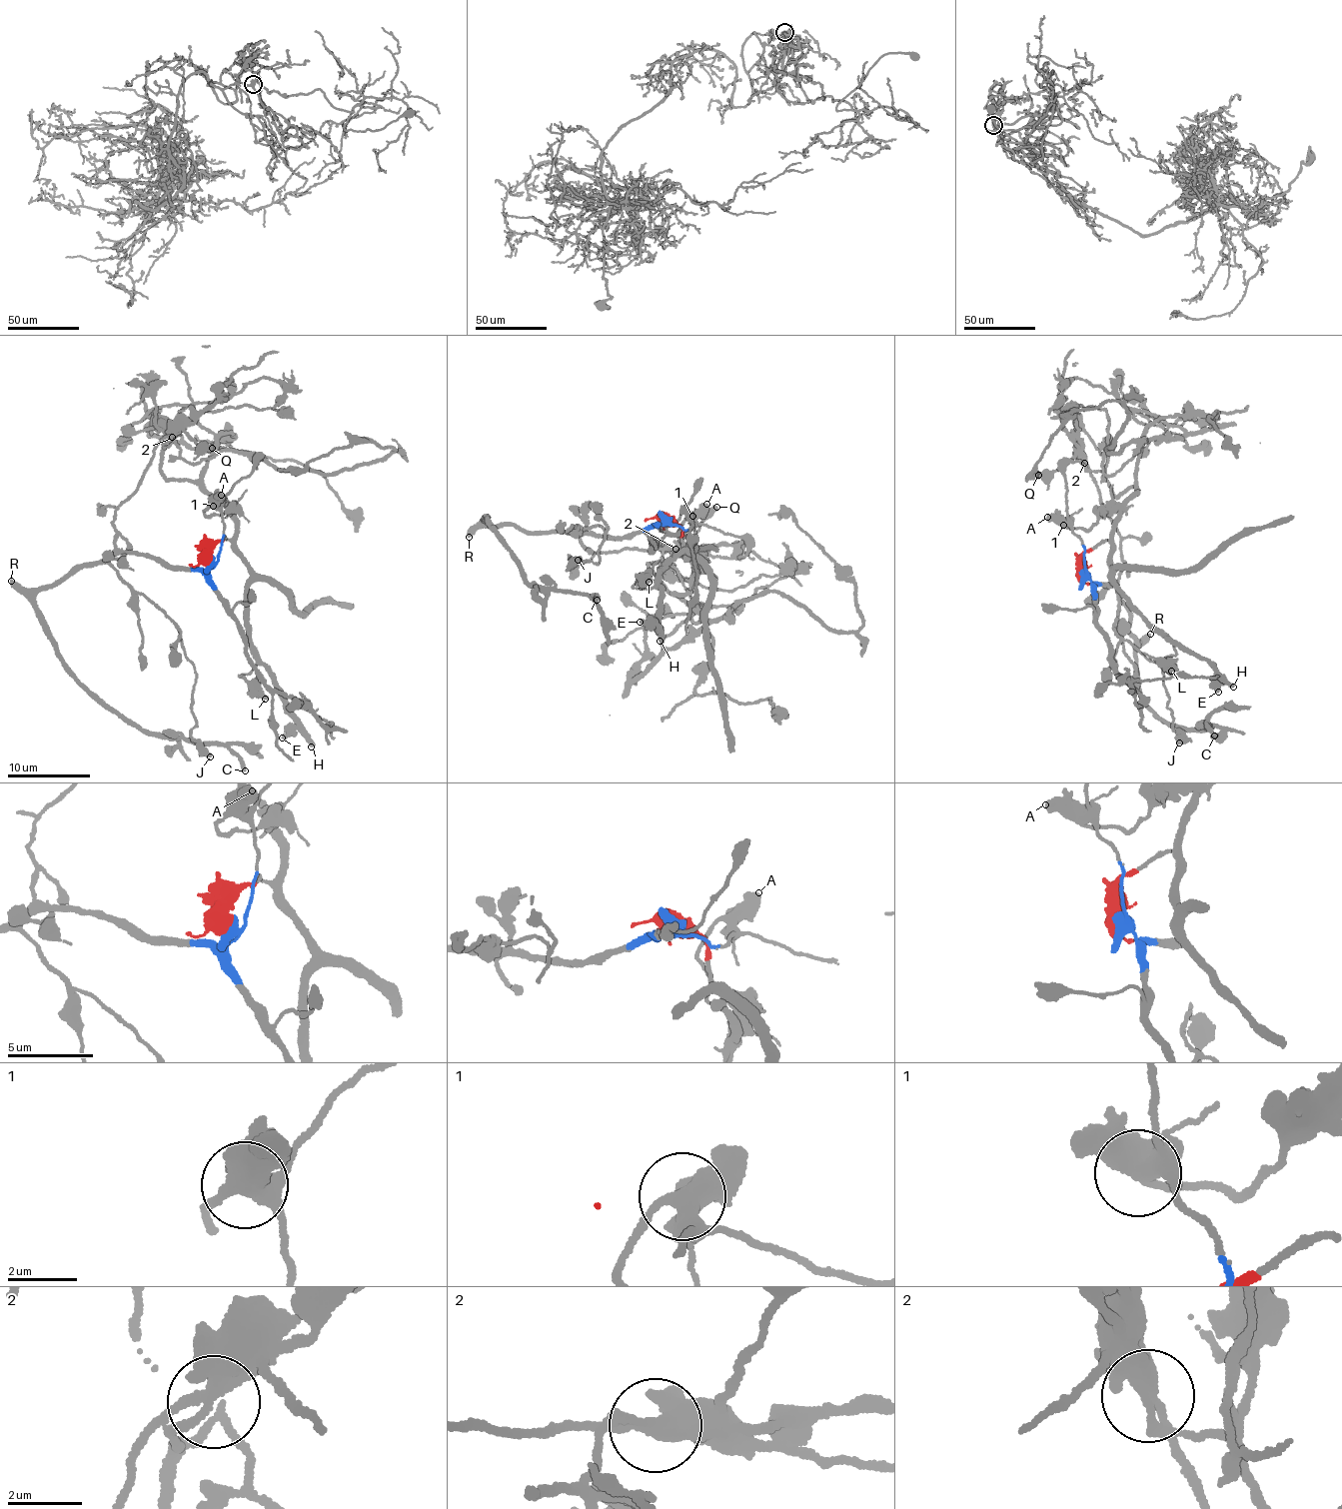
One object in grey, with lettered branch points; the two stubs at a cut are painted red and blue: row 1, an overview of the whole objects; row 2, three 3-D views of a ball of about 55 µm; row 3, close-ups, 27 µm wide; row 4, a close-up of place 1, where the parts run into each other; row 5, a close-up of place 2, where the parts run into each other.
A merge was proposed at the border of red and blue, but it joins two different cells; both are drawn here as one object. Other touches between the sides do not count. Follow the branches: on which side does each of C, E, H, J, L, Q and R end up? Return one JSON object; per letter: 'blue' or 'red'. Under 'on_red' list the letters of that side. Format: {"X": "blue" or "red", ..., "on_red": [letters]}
{"C": "blue", "E": "red", "H": "red", "J": "blue", "L": "red", "Q": "red", "R": "blue", "on_red": ["E", "H", "L", "Q"]}

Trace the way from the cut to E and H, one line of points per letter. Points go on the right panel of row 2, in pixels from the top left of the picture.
E: (1082, 575), (1084, 553), (1111, 544), (1111, 578), (1126, 603), (1208, 662), (1217, 676), (1217, 692)
H: (1082, 575), (1084, 553), (1105, 542), (1111, 544), (1111, 578), (1126, 603), (1173, 640), (1208, 662), (1233, 687)

